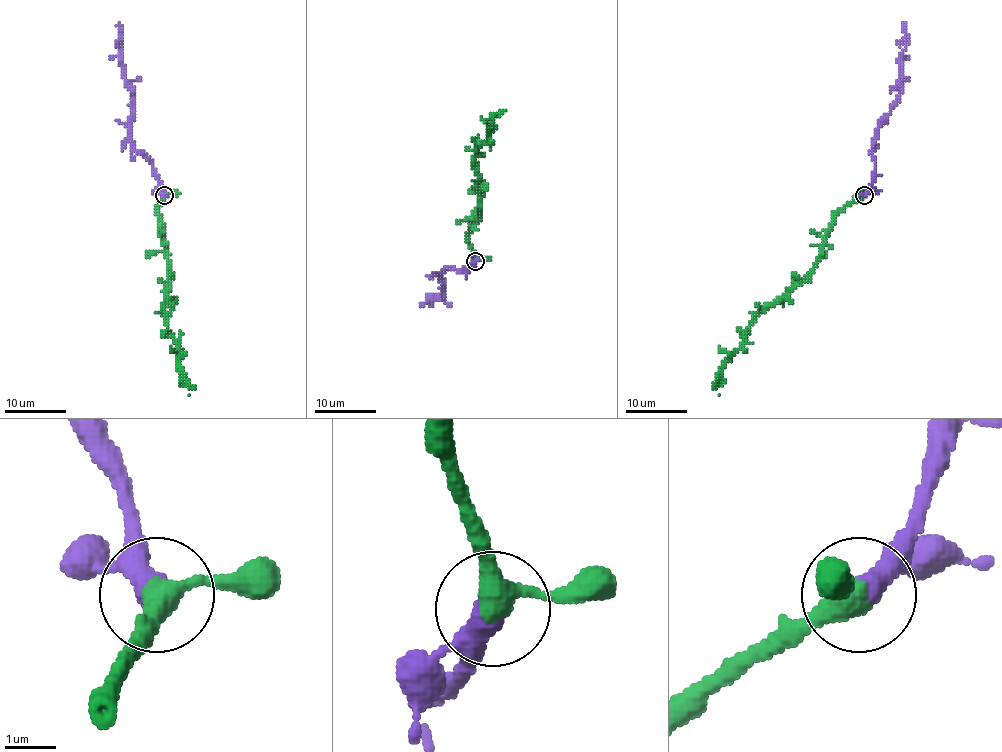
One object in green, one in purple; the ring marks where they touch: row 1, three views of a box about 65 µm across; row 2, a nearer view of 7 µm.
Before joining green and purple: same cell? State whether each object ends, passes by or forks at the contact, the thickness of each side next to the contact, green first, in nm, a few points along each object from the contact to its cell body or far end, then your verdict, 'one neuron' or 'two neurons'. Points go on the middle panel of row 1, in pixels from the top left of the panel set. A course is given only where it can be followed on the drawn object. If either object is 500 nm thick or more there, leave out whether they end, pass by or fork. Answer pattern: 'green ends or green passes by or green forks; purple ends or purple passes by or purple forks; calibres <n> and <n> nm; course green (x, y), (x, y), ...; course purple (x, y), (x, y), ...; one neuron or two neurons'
calibres 380 and 550 nm; course green (474, 261), (470, 233), (479, 213), (476, 154), (488, 139), (489, 122), (502, 113), (500, 116); course purple (474, 261), (467, 272), (445, 268), (441, 275), (441, 297), (435, 297), (431, 302), (428, 299); one neuron

